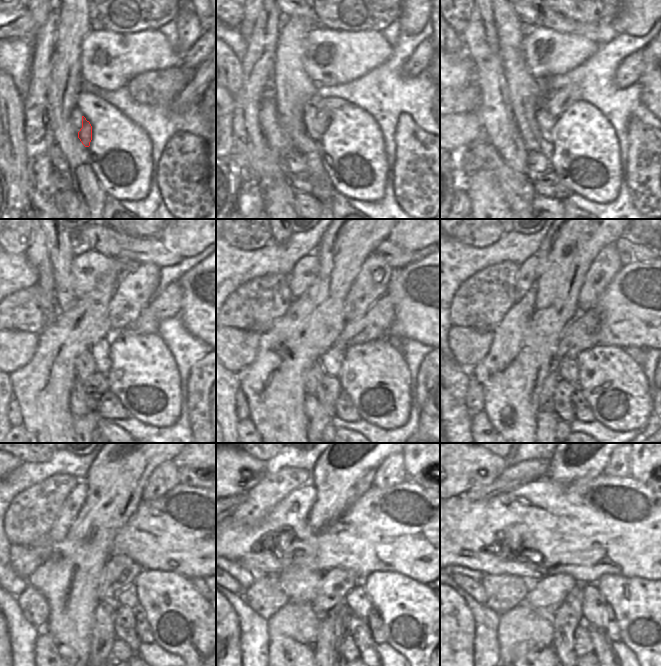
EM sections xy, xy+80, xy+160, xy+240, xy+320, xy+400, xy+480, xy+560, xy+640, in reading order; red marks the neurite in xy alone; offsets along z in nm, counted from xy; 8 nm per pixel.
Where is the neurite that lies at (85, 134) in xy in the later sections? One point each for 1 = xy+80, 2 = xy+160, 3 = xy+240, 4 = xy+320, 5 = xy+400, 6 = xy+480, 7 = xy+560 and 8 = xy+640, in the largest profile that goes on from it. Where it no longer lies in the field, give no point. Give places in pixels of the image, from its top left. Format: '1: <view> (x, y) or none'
1: xy+80 (316, 122)
2: xy+160 (558, 101)
3: xy+240 (137, 287)
4: xy+320 (371, 283)
5: xy+400 (606, 264)
6: xy+480 (164, 478)
7: xy+560 (392, 472)
8: xy+640 (619, 464)

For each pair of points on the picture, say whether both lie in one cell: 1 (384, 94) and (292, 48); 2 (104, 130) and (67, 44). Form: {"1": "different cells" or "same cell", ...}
{"1": "different cells", "2": "different cells"}

